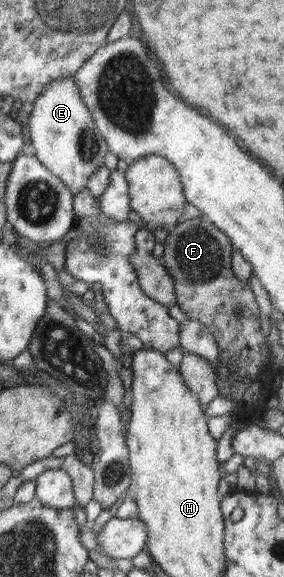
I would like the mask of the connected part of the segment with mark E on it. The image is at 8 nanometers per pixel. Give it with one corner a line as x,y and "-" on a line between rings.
74,78
48,83
46,91
33,101
27,124
30,127
30,143
38,161
61,179
72,195
87,188
88,178
104,165
109,150

